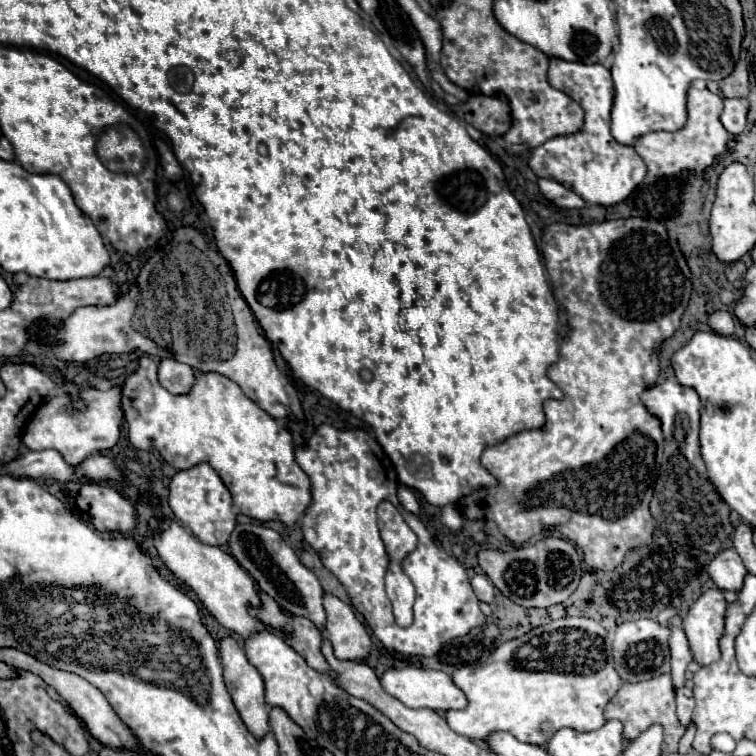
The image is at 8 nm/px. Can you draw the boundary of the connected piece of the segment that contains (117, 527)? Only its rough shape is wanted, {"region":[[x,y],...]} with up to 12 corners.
{"region":[[85,482],[89,524],[99,532],[131,534],[135,508],[115,488]]}

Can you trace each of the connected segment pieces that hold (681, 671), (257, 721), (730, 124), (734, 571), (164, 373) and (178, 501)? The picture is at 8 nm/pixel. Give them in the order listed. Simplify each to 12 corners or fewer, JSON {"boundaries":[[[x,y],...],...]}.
{"boundaries":[[[671,630],[671,678],[685,686],[687,664],[693,660],[687,636]],[[221,638],[233,704],[257,738],[269,730],[263,680],[243,646]],[[747,98],[725,100],[721,122],[727,132],[747,126]],[[721,550],[707,568],[719,590],[739,592],[747,574],[739,554]],[[173,358],[161,360],[159,382],[171,394],[187,394],[195,370]],[[199,462],[169,484],[175,518],[201,542],[227,544],[231,494]]]}

